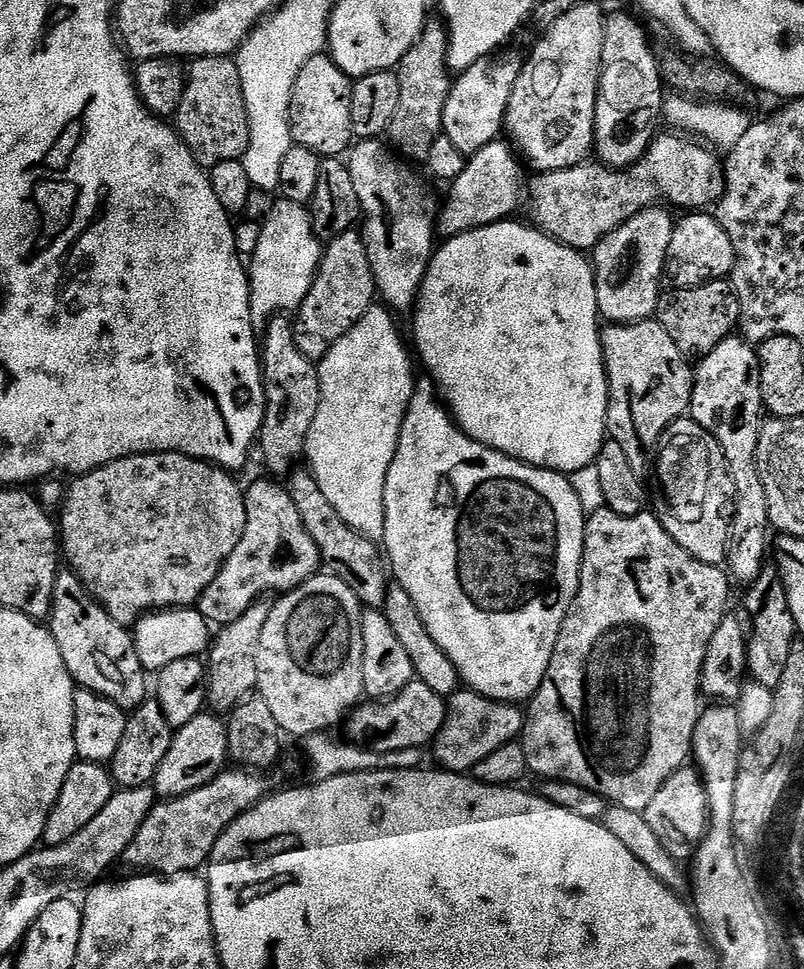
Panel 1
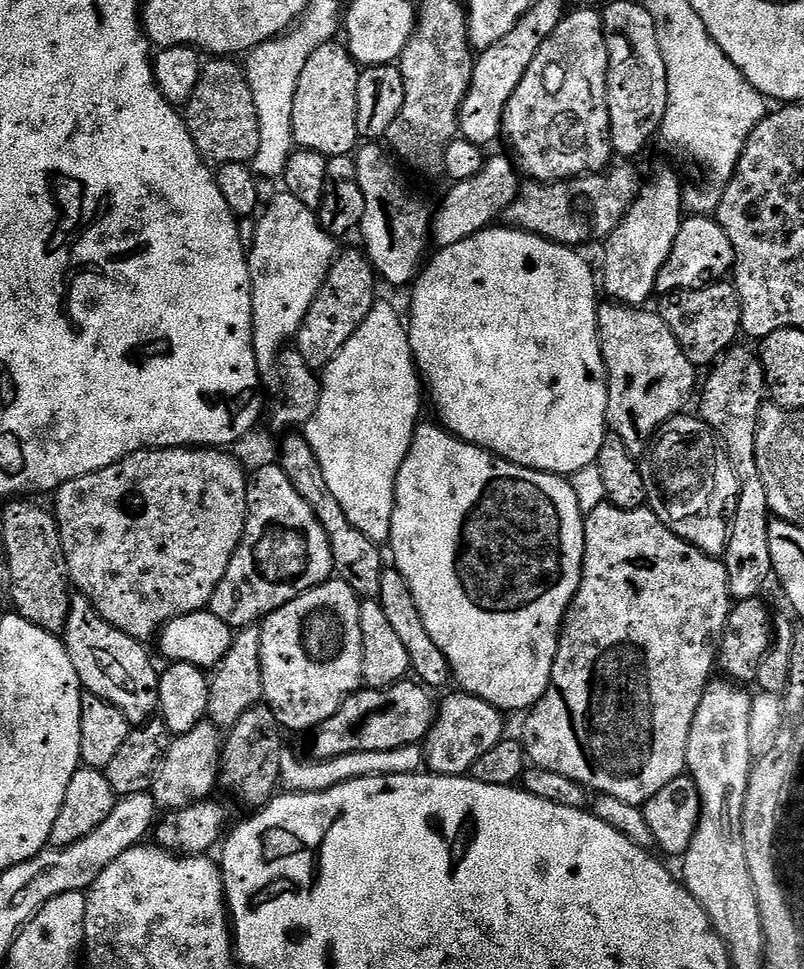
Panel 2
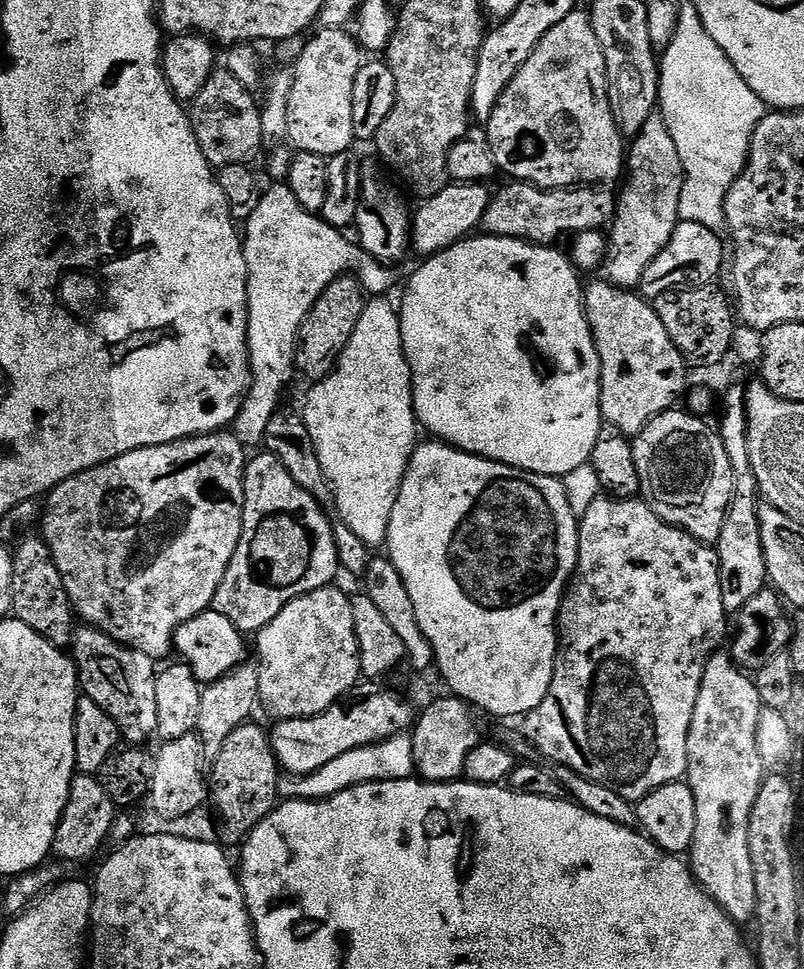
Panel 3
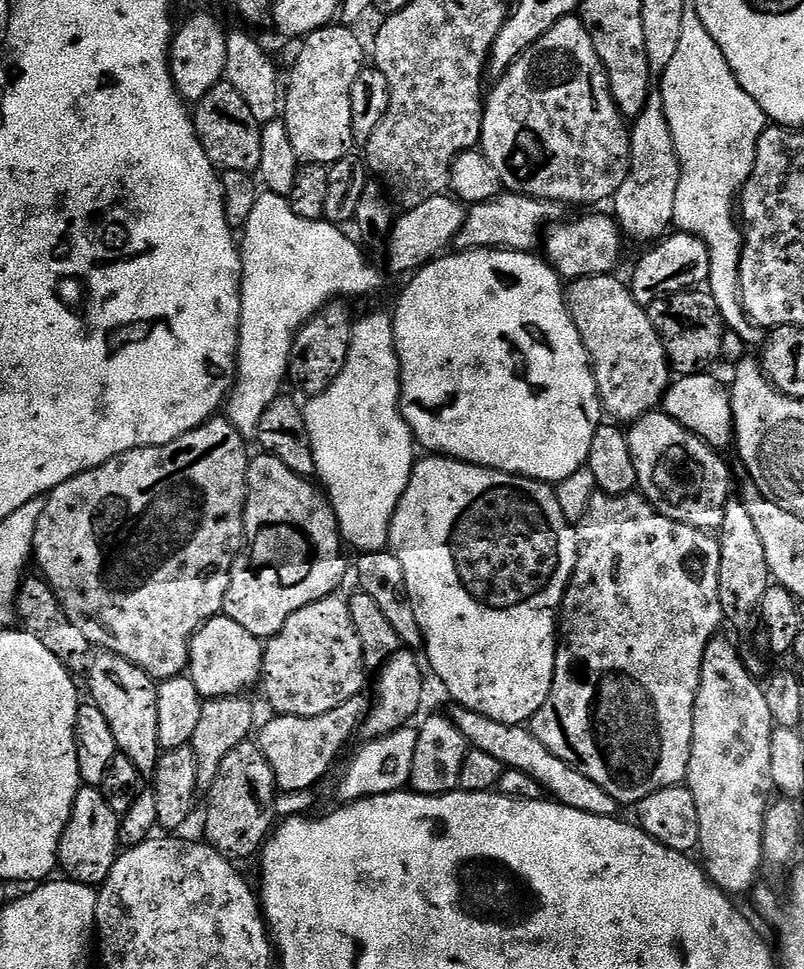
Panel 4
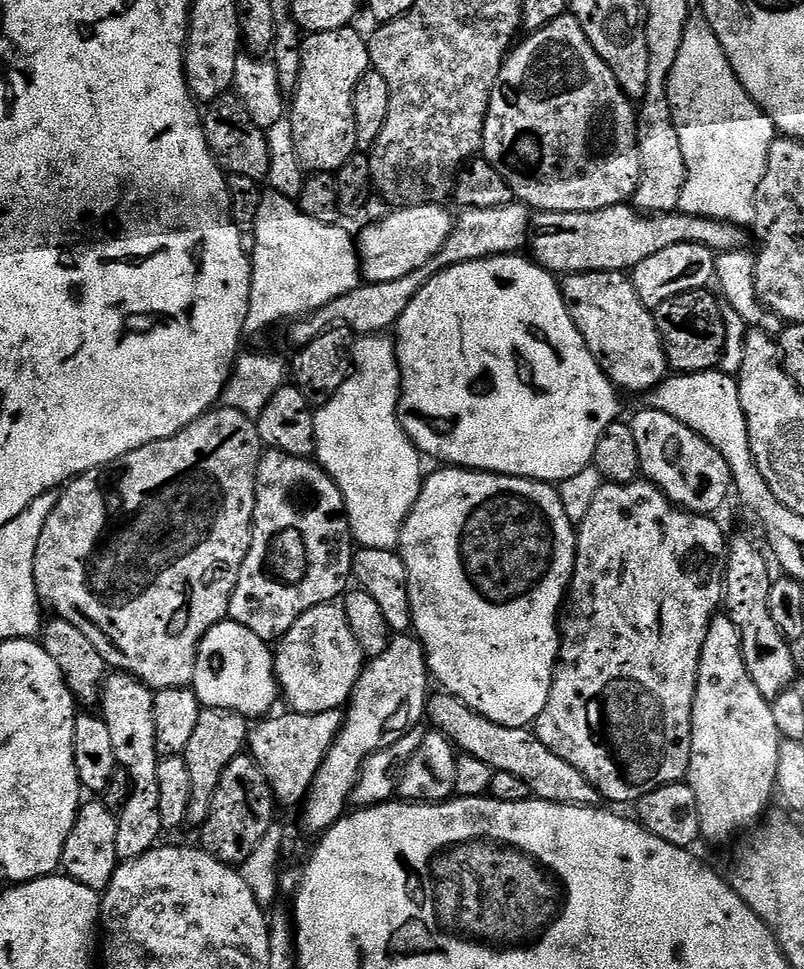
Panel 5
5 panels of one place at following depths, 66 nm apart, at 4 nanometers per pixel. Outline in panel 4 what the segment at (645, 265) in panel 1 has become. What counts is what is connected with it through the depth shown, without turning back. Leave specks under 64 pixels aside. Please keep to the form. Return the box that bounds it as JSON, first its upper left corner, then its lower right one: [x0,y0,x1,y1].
[614,90,680,242]

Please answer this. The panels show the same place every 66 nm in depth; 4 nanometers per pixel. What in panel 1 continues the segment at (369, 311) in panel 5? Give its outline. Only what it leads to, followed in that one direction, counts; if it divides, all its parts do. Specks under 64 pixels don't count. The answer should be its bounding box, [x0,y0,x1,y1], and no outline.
[526,135,725,250]

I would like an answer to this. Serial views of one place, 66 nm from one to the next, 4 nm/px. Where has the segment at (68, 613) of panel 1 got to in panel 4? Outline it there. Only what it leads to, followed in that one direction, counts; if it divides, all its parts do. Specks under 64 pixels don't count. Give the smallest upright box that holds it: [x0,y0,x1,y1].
[86,650,162,774]

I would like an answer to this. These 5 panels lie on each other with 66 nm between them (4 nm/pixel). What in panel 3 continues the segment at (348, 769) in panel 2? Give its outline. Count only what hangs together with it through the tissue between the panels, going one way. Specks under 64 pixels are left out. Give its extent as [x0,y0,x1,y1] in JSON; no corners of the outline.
[279,734,415,801]

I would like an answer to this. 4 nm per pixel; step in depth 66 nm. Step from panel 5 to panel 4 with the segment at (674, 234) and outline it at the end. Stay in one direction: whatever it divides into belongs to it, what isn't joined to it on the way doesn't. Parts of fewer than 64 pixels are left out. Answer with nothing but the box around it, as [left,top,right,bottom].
[542,215,626,281]

